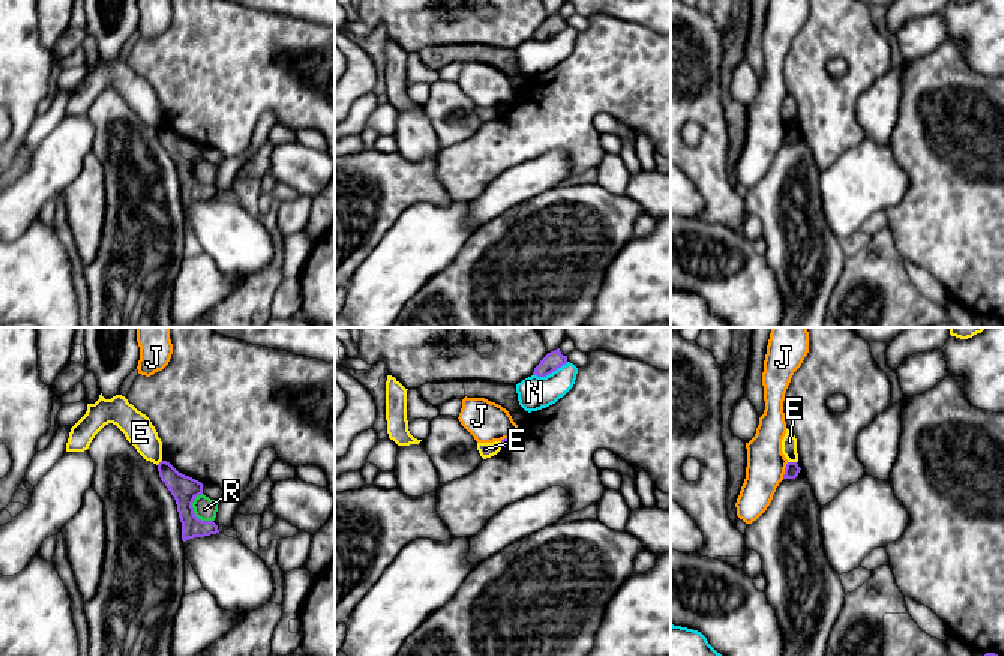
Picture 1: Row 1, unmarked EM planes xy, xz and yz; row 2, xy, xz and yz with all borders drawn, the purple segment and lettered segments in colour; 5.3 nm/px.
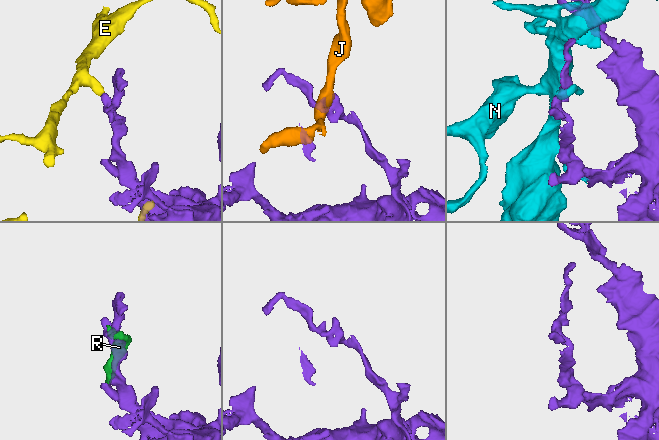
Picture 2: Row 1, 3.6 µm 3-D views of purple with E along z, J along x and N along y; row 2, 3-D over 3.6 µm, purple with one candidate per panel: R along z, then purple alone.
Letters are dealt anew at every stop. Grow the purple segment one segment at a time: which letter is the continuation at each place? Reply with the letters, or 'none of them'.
none of them

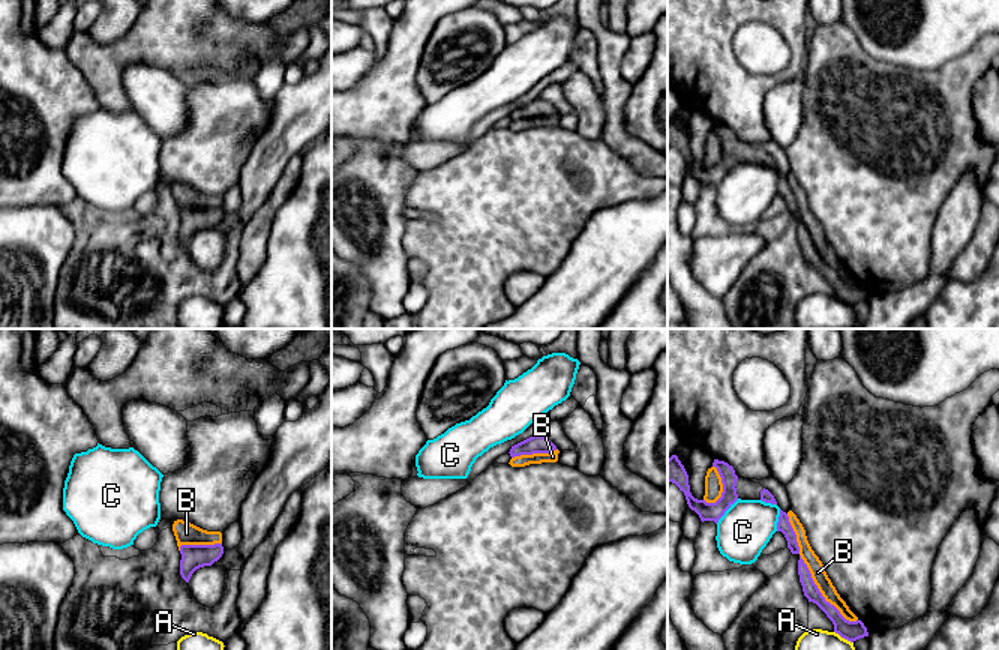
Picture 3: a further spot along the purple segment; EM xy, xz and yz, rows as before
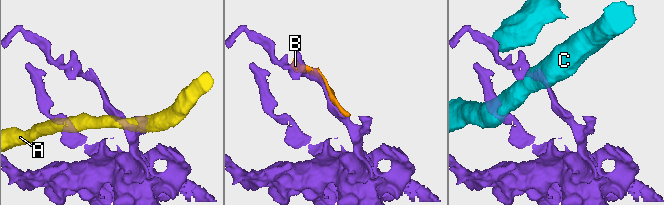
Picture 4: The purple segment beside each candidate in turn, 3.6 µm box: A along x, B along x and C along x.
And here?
none of them

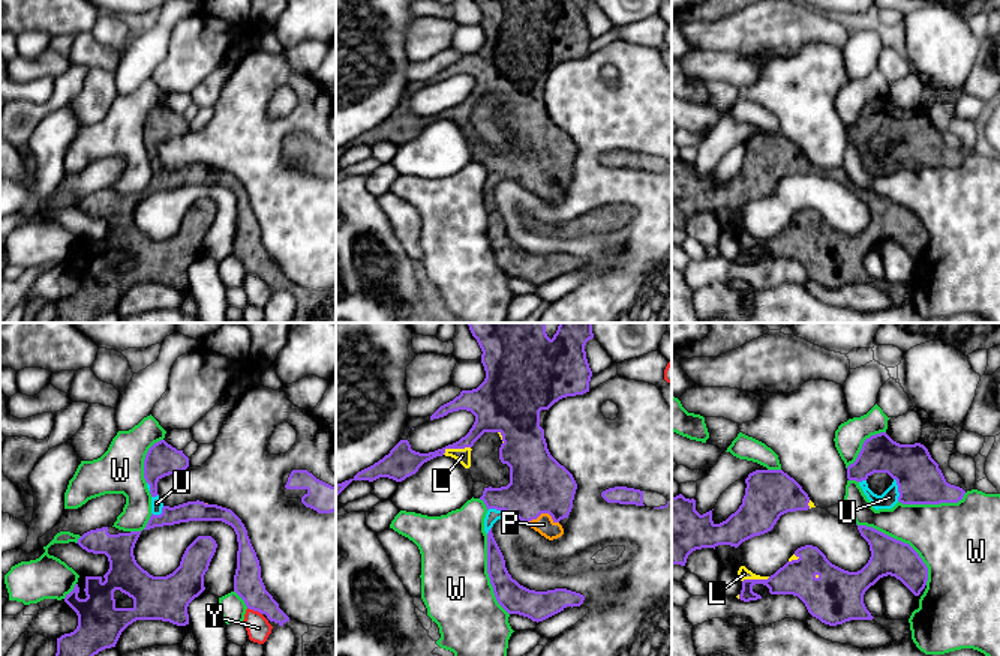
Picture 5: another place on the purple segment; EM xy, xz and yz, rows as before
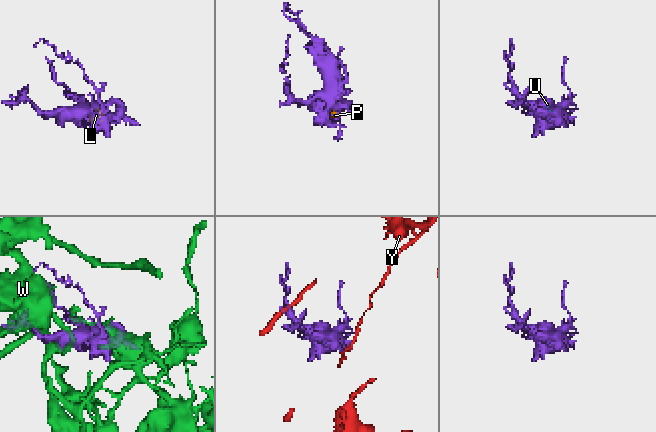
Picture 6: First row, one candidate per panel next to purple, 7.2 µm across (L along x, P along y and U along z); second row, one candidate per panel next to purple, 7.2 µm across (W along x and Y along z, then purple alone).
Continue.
L, P, U

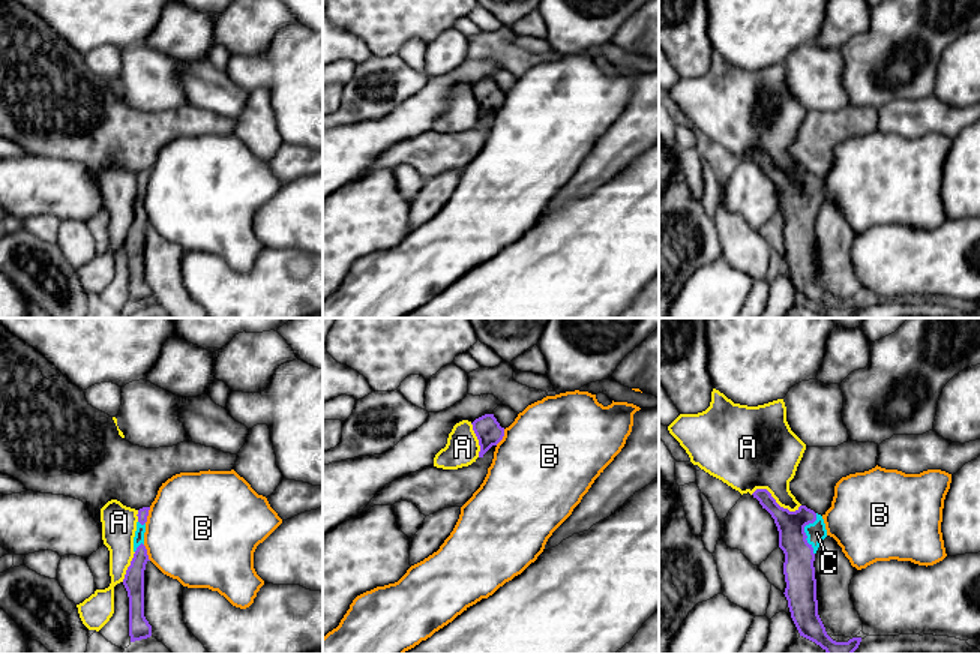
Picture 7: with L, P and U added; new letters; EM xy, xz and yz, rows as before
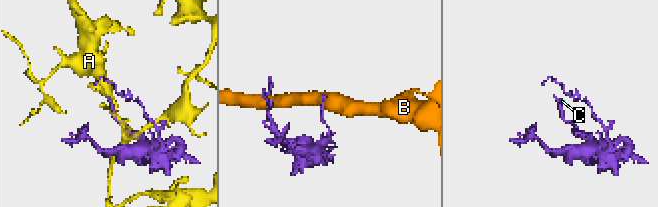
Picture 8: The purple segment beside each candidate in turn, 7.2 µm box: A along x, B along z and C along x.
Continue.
C

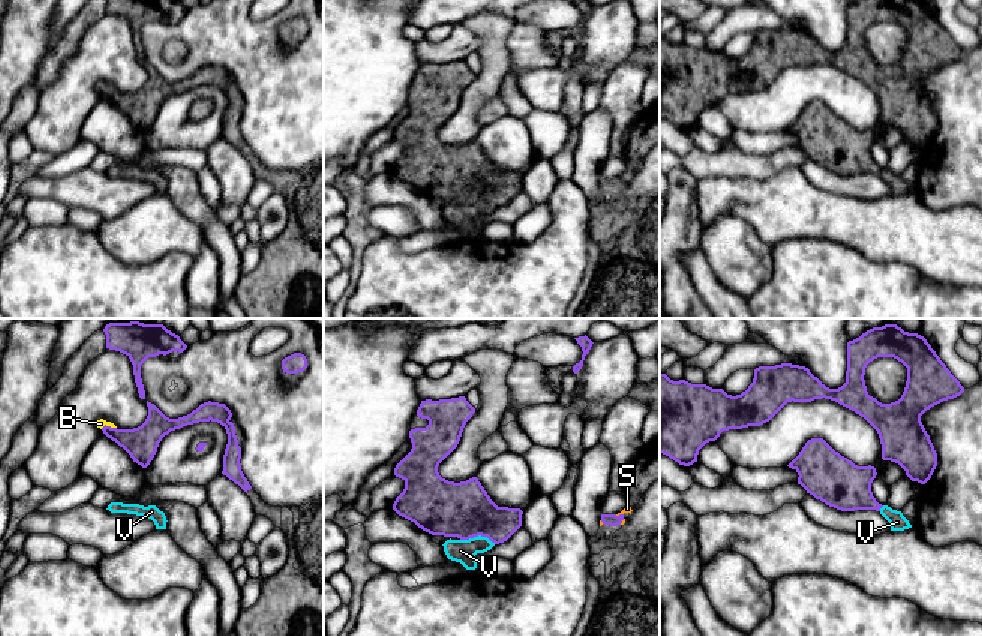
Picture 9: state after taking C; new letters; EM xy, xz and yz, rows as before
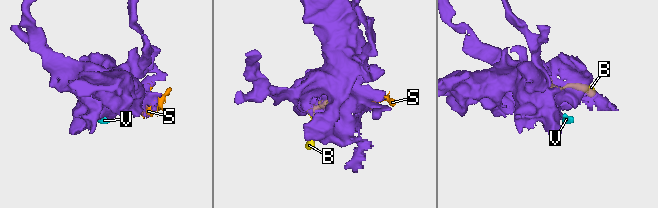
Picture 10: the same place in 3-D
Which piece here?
B, S, V

